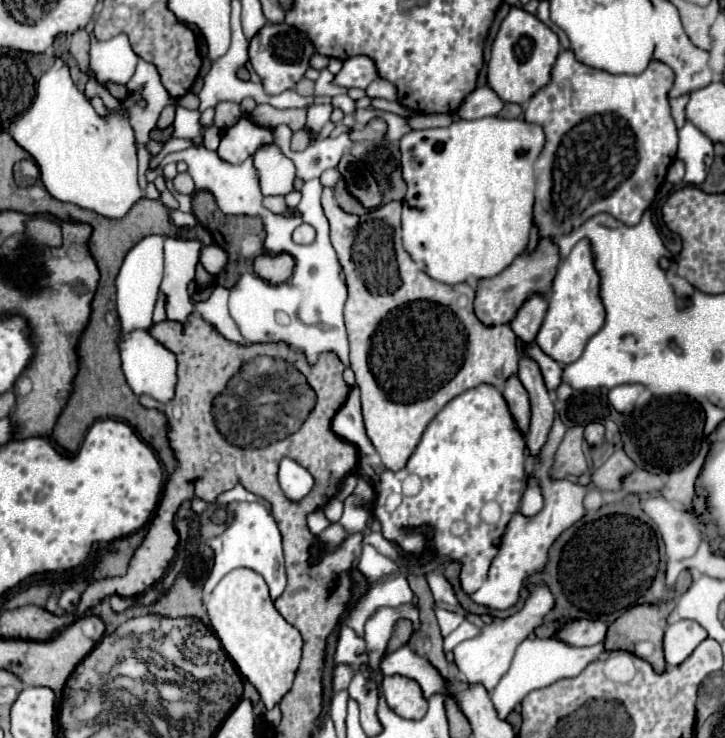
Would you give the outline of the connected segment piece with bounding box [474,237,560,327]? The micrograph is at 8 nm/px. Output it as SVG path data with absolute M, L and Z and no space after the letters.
M540 237L536 249L524 251L520 253L502 273L498 273L492 279L480 279L478 287L476 287L476 299L474 299L474 313L476 317L492 327L492 325L506 325L510 323L518 309L524 305L524 301L528 301L534 293L546 297L550 287L552 287L552 279L556 275L556 267L560 263L560 253L558 253L558 245L552 241L552 237Z

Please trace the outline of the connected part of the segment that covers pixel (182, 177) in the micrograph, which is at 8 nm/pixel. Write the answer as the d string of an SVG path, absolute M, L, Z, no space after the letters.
M178 173L174 179L174 187L178 193L186 193L186 195L194 193L194 183L192 177L188 177L188 173Z

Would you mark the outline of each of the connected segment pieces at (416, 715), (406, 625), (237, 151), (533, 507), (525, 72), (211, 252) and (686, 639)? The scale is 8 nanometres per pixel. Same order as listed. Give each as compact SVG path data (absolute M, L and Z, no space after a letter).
M402 675L384 677L382 689L390 709L404 719L420 719L428 709L428 701L414 679Z
M400 619L396 625L394 625L394 633L392 633L392 639L386 647L386 653L392 653L396 649L400 649L402 645L406 645L406 641L410 639L412 635L412 623L408 619Z
M242 117L236 125L228 127L222 135L218 155L230 163L242 163L246 157L266 143L272 143L272 129L252 123L248 117Z
M528 481L528 487L526 487L524 497L522 497L522 507L520 507L520 511L532 515L532 513L538 513L538 511L540 511L540 505L542 505L540 487L536 485L536 481Z
M512 7L502 21L492 45L492 59L488 63L488 85L498 93L502 101L522 105L528 101L528 97L532 97L532 93L536 93L536 89L542 89L548 83L558 53L558 35L532 13L520 7Z
M204 245L200 249L200 263L210 275L218 275L228 261L228 255L218 245Z
M676 621L672 625L668 625L666 635L664 635L664 655L666 655L666 663L670 667L680 665L682 661L686 661L692 651L708 637L706 629L702 625L698 625L696 621Z

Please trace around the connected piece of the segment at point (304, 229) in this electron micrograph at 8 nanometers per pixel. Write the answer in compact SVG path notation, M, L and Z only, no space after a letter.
M302 223L302 225L294 231L294 241L296 241L296 243L308 245L308 243L312 243L314 239L316 239L316 231L314 231L310 225L306 225L306 223Z

